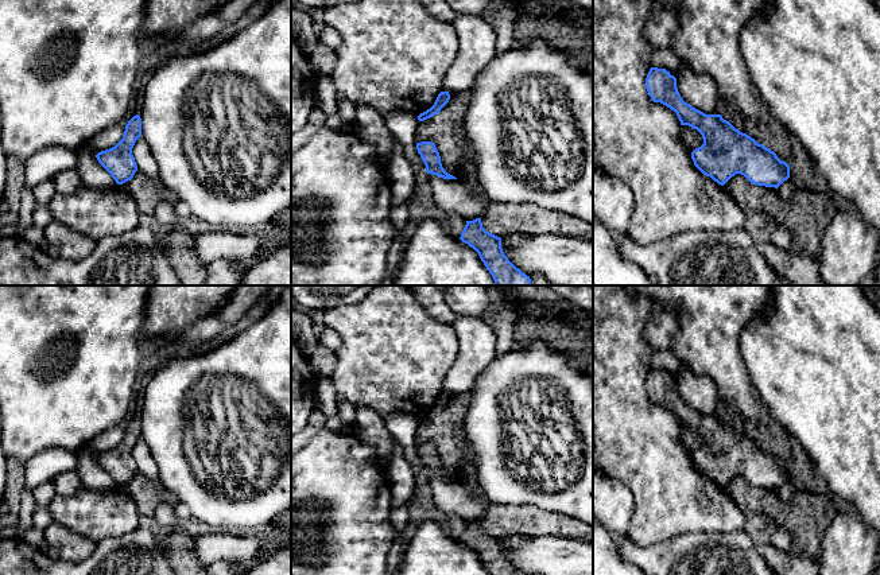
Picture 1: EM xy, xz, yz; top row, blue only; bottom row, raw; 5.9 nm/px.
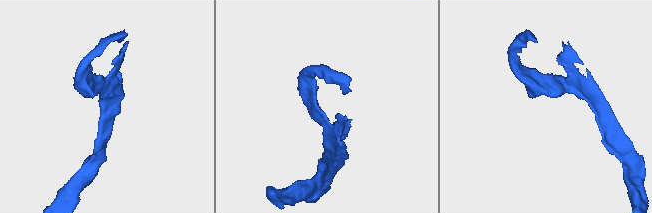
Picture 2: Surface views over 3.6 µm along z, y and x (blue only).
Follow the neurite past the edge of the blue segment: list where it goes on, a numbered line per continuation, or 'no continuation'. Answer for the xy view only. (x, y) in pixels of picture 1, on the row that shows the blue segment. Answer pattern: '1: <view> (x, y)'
no continuation

